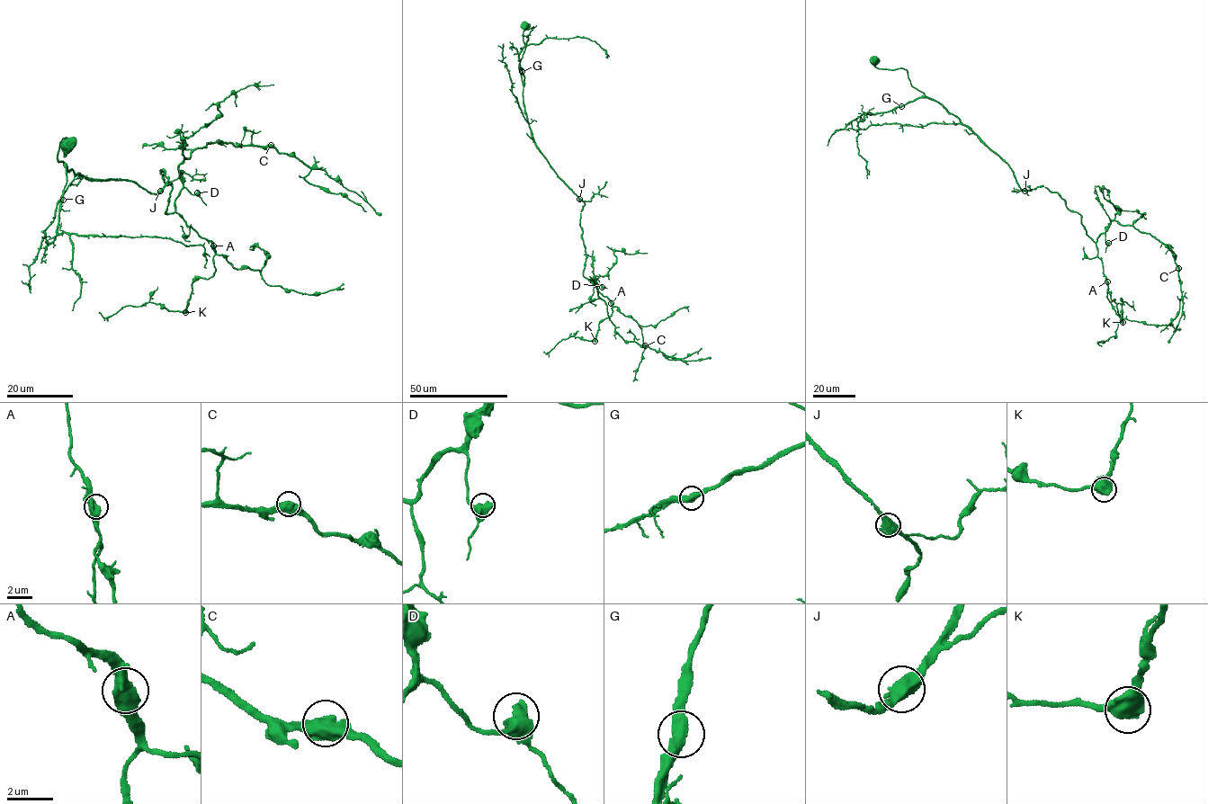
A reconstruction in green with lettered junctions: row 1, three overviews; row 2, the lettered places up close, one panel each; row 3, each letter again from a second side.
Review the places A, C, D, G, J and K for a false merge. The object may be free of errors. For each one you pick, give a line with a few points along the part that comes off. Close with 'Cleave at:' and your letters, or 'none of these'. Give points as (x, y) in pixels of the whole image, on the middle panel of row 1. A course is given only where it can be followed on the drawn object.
Cleave at: none of these

